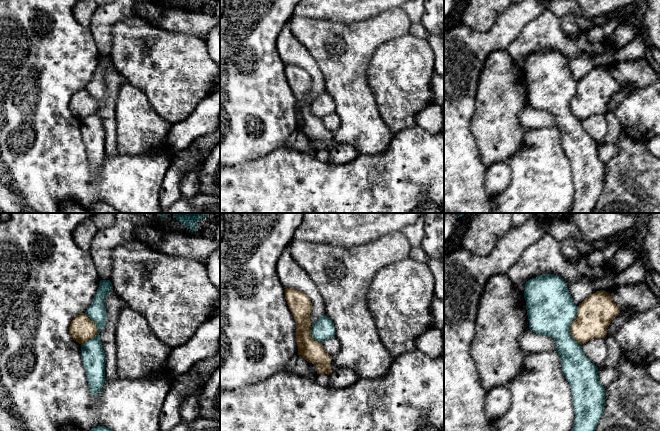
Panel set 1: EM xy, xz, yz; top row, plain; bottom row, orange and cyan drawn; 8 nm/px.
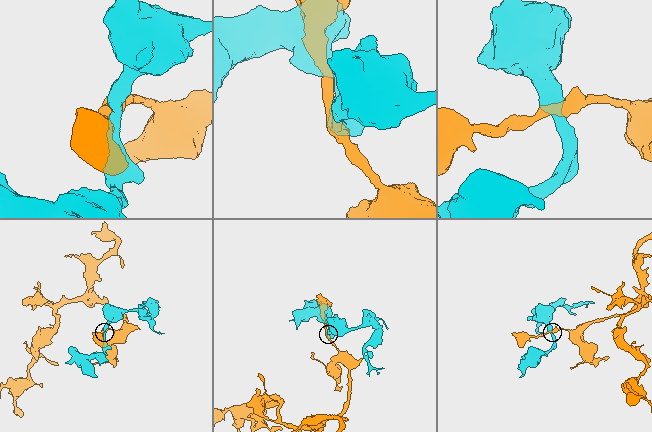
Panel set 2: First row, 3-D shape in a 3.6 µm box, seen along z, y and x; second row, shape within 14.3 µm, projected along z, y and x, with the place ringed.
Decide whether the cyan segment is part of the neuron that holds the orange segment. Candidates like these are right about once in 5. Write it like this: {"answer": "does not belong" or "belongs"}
{"answer": "does not belong"}

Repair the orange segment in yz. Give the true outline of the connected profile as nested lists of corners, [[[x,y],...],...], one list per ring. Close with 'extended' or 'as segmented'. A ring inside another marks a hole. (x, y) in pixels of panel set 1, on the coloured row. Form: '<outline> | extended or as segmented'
[[[596,291],[578,306],[578,313],[570,326],[570,334],[581,345],[594,338],[605,338],[609,324],[619,313],[620,307],[611,299],[609,292]]] | as segmented

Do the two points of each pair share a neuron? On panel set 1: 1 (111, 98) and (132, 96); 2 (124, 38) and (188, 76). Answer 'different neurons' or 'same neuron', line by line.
1: different neurons
2: same neuron

